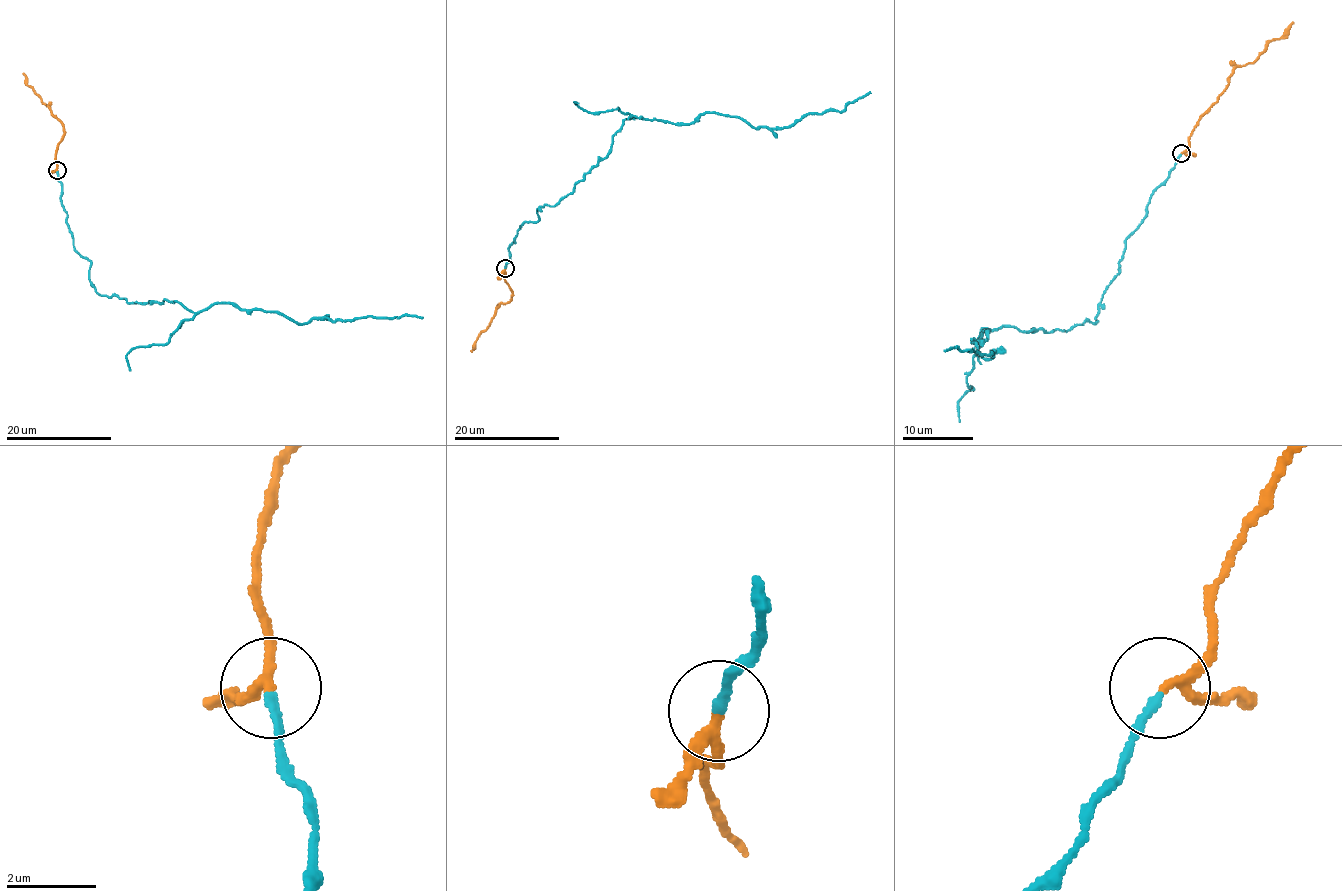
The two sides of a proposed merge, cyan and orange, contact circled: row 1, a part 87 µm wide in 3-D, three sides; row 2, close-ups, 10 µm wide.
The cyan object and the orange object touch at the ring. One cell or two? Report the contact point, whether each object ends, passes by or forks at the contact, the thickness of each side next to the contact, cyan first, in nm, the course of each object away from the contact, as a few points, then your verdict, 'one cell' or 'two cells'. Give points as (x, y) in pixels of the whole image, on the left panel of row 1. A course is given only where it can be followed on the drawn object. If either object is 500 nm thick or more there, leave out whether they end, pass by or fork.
place (57, 170); cyan ends; orange passes by; calibres 180 and 200 nm; course cyan (56, 171), (74, 248), (91, 262), (101, 295), (165, 299), (194, 313), (235, 303), (298, 323), (422, 318); course orange (56, 170), (55, 150), (64, 129), (27, 84), (23, 72); one cell

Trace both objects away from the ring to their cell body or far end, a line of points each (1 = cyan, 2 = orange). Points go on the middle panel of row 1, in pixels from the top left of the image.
1: (504, 268), (522, 224), (568, 195), (626, 119), (688, 123), (718, 112), (784, 128), (870, 91)
2: (504, 268), (503, 277), (512, 294), (495, 309), (471, 351)

